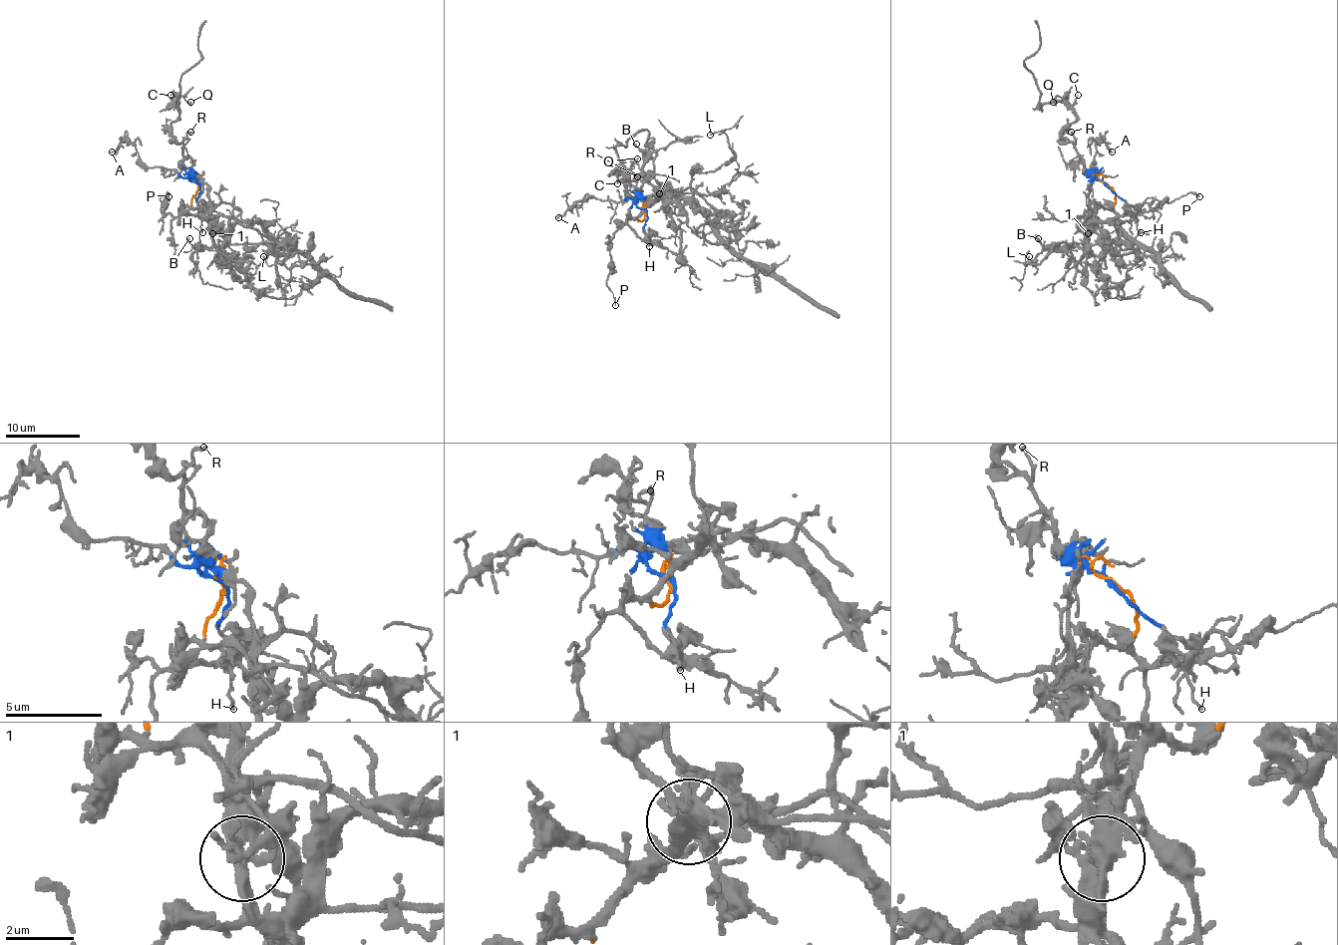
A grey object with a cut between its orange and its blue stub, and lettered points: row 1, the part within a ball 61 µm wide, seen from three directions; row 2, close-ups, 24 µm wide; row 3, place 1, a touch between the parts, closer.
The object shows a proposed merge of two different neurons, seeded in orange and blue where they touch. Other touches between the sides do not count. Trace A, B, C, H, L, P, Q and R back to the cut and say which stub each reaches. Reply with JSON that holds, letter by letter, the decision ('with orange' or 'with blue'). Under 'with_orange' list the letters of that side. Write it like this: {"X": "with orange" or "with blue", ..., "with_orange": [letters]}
{"A": "with blue", "B": "with orange", "C": "with blue", "H": "with orange", "L": "with orange", "P": "with orange", "Q": "with blue", "R": "with blue", "with_orange": ["B", "H", "L", "P"]}

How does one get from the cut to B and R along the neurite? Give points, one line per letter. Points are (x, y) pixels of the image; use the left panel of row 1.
B: (197, 183), (198, 189), (191, 202), (193, 207), (206, 211), (212, 245), (197, 249), (189, 237)
R: (197, 183), (189, 179), (191, 162), (183, 152), (191, 131)

